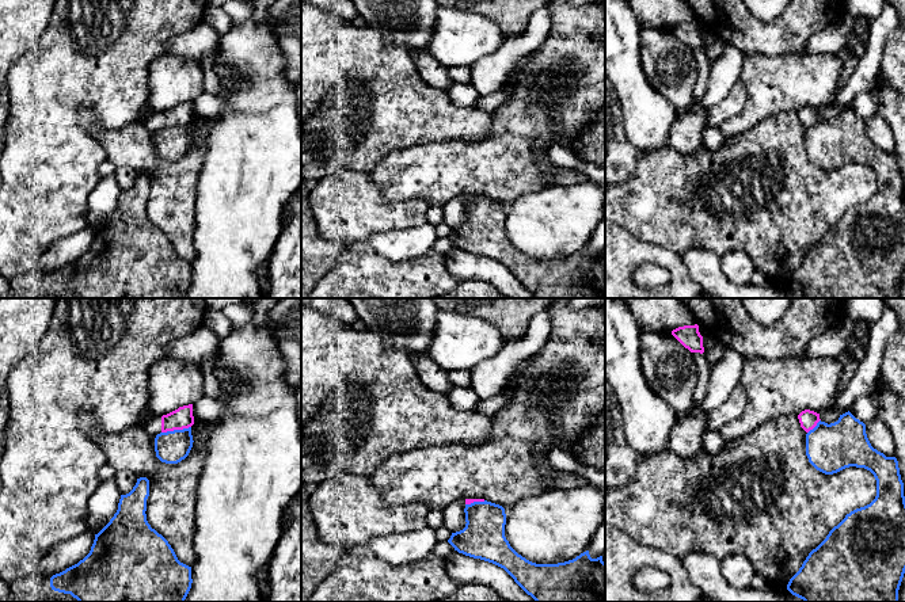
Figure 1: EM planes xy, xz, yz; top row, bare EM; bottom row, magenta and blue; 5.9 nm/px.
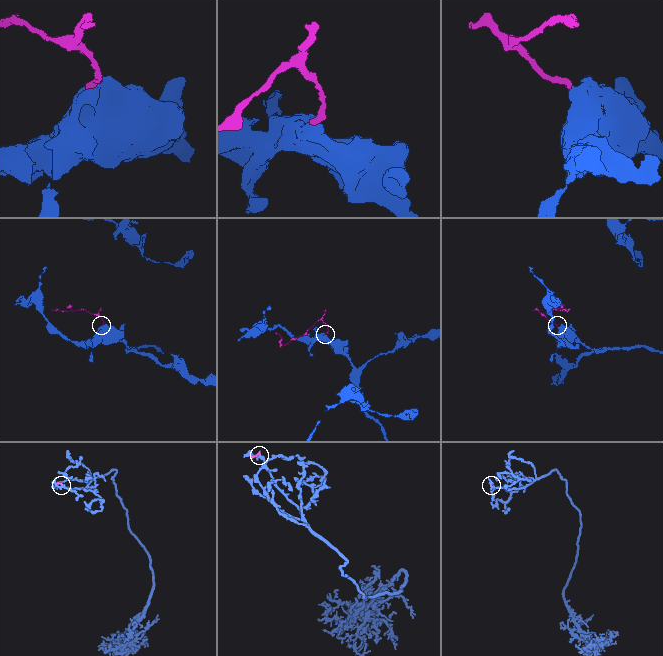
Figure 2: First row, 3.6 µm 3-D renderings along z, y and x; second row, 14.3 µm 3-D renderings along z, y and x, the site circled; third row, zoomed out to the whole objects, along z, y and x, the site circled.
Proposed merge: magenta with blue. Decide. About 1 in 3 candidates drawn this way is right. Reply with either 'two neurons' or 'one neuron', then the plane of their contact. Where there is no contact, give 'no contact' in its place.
two neurons; meets magenta in xy

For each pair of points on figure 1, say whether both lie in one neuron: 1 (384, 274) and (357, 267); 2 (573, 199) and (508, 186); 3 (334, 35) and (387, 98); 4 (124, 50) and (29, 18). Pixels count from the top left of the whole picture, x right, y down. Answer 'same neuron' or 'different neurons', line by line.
1: same neuron
2: different neurons
3: same neuron
4: different neurons

